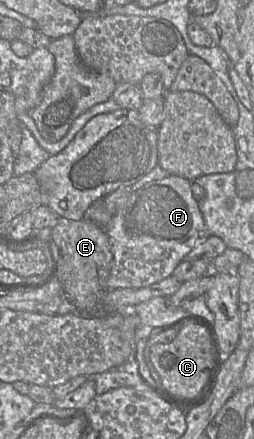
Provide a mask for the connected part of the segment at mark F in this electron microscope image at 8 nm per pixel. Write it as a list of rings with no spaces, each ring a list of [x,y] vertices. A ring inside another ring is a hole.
[[[177,175],[151,181],[132,192],[124,207],[117,211],[104,228],[109,236],[113,265],[107,279],[107,290],[149,287],[173,275],[174,269],[186,255],[210,234],[205,226],[199,202],[194,198],[191,181]]]

